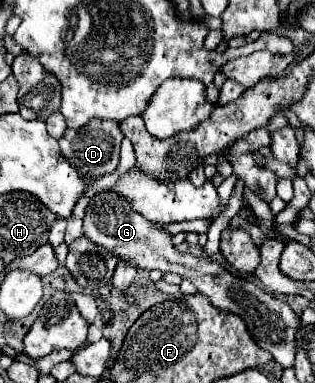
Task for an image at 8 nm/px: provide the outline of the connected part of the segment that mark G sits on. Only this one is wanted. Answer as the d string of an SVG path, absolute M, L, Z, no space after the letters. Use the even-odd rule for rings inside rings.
M99 191L97 195L91 197L83 219L83 233L89 241L101 245L109 253L115 253L127 265L139 269L157 269L161 273L177 273L183 279L191 281L197 287L197 291L207 295L217 309L239 315L245 321L255 343L265 351L269 351L281 367L293 365L295 351L297 351L295 329L299 329L299 319L287 303L279 301L277 297L273 297L253 281L231 273L225 263L219 263L203 255L179 253L171 241L173 235L167 229L163 229L161 223L153 223L145 219L141 213L137 213L131 207L131 203L119 193Z

